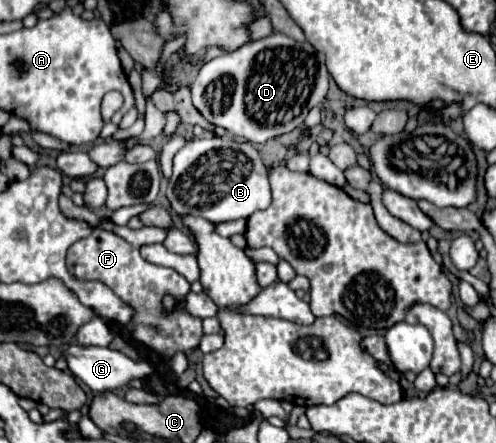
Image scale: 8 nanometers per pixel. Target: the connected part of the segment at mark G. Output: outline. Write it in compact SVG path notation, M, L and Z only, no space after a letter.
M74 344L66 350L66 360L72 374L80 378L94 392L108 392L108 390L122 388L122 386L128 386L132 380L144 380L154 372L154 368L148 362L132 360L126 354L112 348L84 348Z

